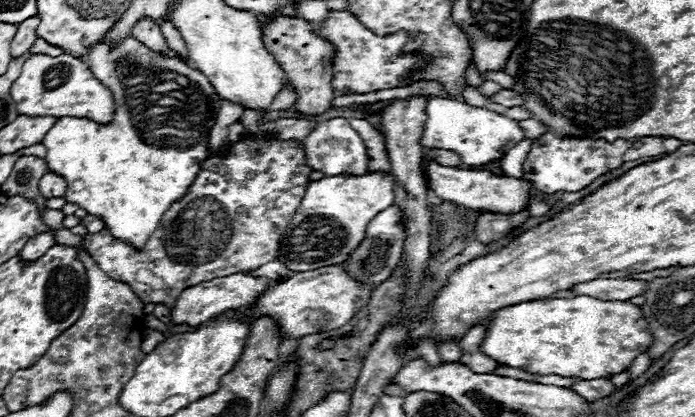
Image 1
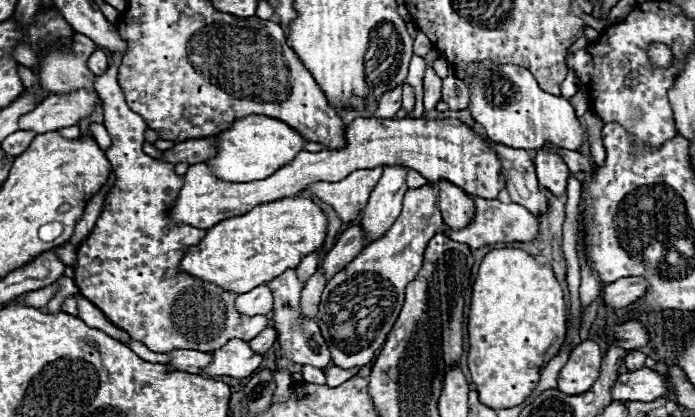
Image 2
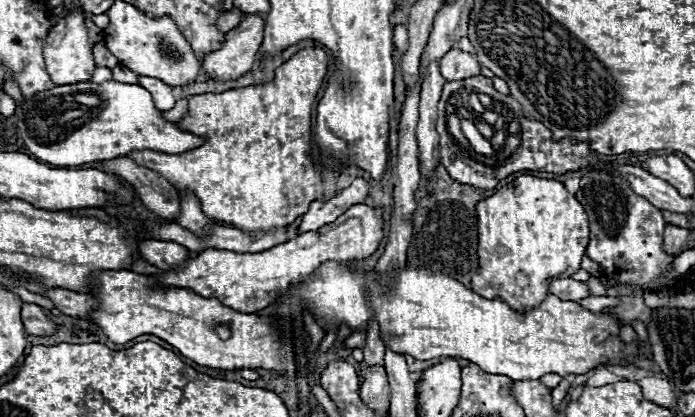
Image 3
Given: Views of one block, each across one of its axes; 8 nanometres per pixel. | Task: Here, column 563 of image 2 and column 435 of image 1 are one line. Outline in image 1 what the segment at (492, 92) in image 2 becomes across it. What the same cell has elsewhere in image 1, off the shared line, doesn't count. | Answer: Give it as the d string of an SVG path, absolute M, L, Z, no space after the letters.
M432 98L426 104L426 122L420 144L424 148L452 148L460 152L460 158L468 166L484 166L502 158L516 142L524 140L524 132L516 120L510 120L502 114L496 114L488 108L470 106L460 100Z

